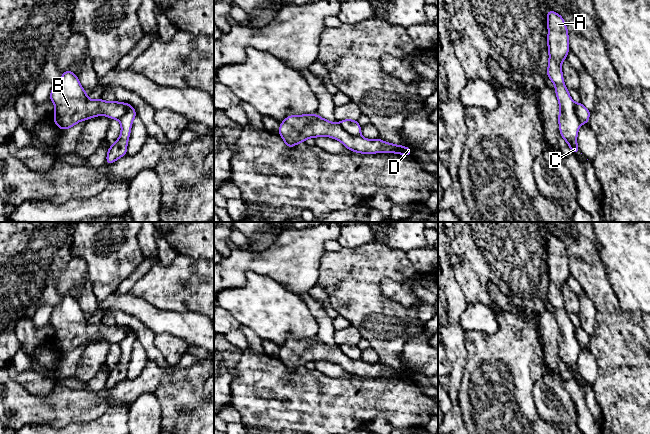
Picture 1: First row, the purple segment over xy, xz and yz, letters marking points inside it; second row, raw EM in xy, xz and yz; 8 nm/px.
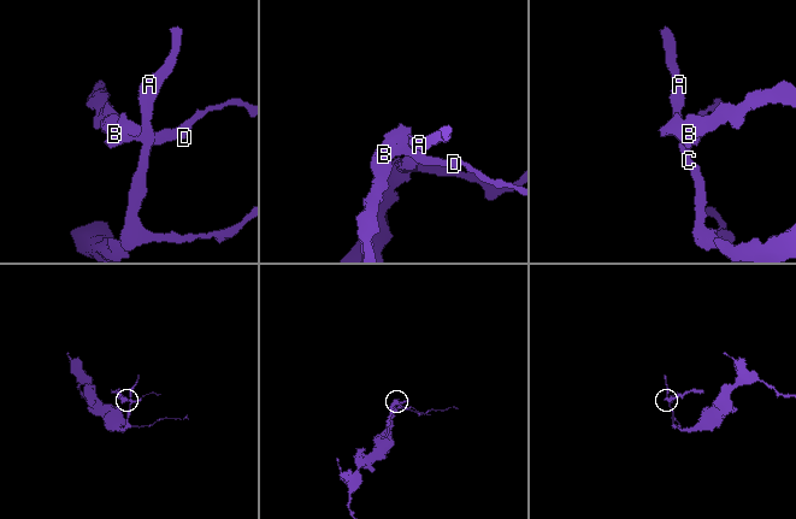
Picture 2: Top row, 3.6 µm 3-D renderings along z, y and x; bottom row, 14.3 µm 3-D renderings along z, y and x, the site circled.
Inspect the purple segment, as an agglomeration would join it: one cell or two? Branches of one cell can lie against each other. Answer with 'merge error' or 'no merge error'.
merge error

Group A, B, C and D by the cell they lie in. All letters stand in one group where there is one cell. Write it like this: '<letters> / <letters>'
A C / B D

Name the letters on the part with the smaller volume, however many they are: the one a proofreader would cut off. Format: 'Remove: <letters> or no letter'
Remove: B, D

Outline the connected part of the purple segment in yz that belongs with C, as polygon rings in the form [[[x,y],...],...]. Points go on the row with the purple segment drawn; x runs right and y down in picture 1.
[[[548,9],[548,52],[547,76],[555,85],[556,97],[560,106],[558,116],[561,137],[568,143],[572,154],[581,153],[577,146],[577,134],[581,123],[575,113],[575,103],[570,97],[563,80],[561,64],[569,52],[568,30],[561,15]]]

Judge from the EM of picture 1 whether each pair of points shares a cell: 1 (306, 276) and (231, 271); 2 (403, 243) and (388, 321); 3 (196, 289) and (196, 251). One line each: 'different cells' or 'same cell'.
1: same cell
2: different cells
3: different cells

